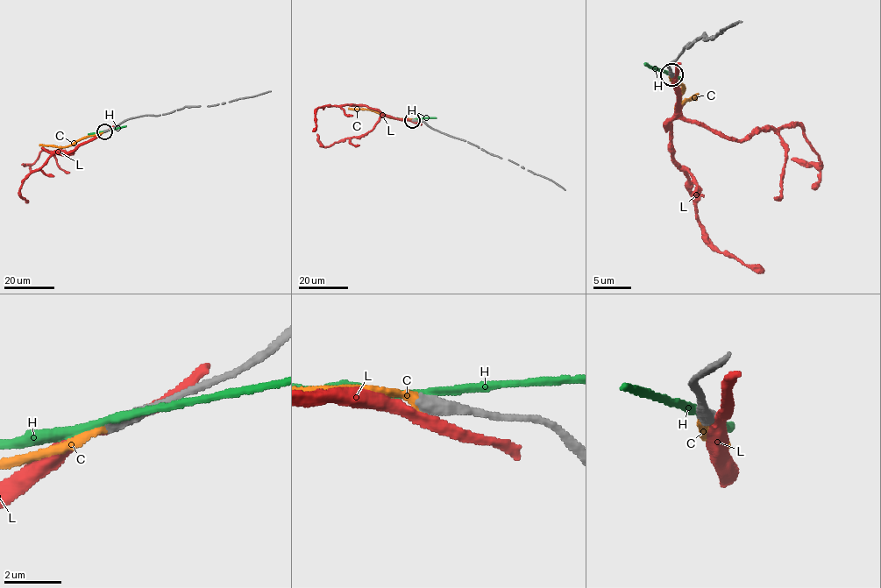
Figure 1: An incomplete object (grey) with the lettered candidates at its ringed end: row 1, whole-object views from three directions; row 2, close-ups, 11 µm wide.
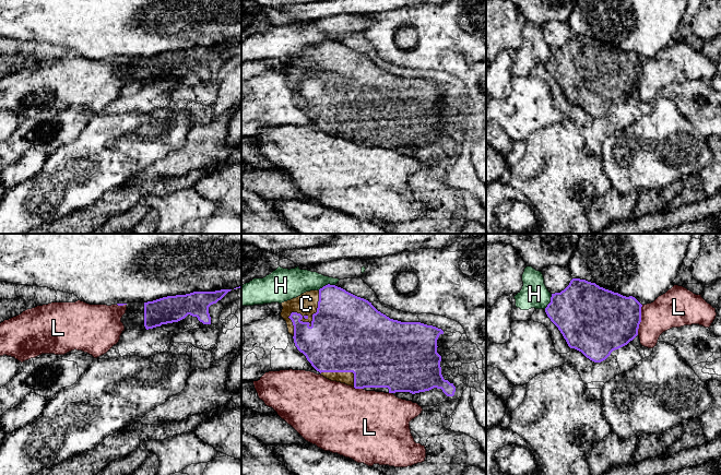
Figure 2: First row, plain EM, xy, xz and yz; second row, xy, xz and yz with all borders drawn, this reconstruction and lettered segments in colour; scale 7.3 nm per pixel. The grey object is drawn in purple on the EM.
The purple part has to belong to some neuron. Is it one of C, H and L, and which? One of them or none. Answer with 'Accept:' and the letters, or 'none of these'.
Accept: C

